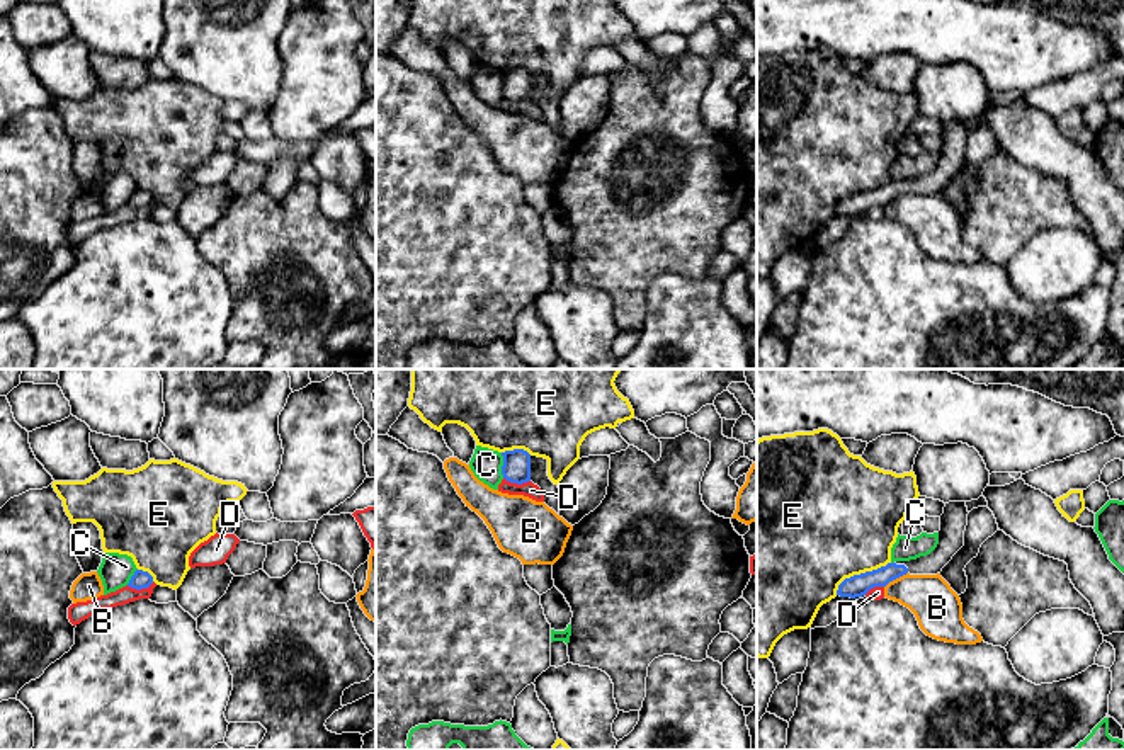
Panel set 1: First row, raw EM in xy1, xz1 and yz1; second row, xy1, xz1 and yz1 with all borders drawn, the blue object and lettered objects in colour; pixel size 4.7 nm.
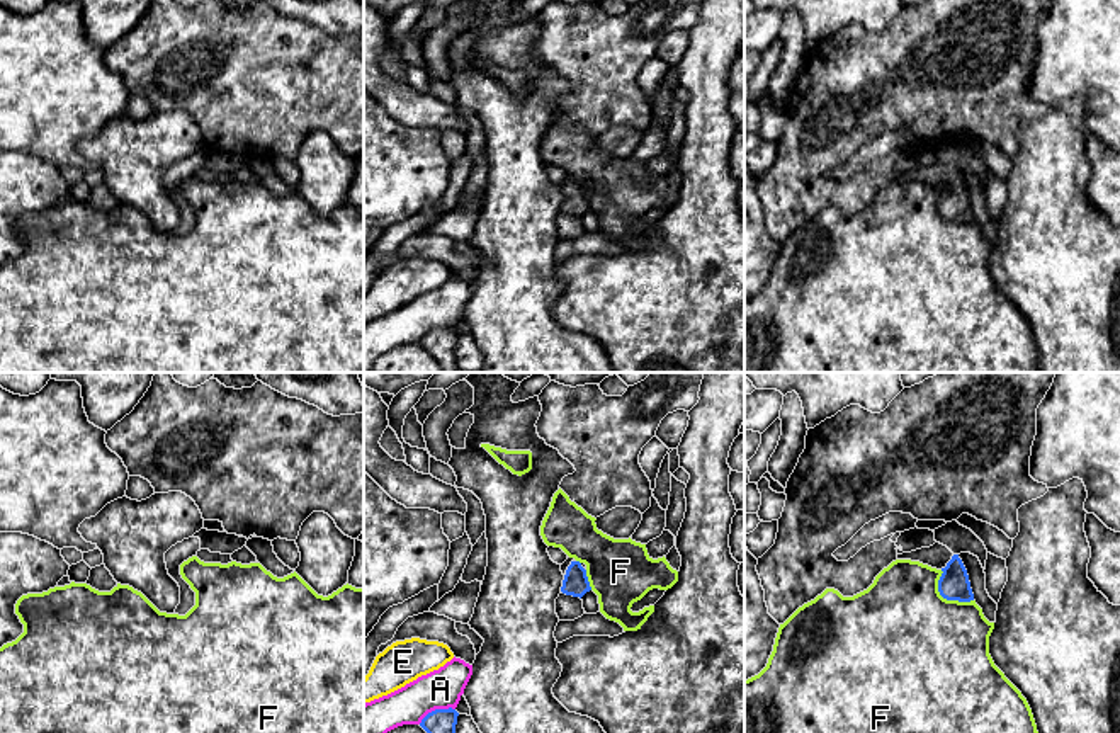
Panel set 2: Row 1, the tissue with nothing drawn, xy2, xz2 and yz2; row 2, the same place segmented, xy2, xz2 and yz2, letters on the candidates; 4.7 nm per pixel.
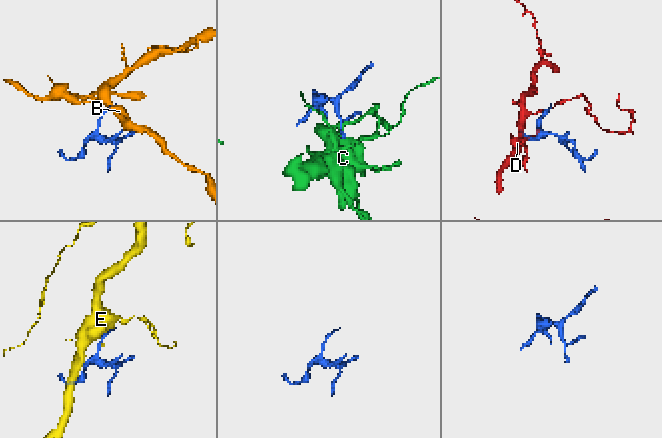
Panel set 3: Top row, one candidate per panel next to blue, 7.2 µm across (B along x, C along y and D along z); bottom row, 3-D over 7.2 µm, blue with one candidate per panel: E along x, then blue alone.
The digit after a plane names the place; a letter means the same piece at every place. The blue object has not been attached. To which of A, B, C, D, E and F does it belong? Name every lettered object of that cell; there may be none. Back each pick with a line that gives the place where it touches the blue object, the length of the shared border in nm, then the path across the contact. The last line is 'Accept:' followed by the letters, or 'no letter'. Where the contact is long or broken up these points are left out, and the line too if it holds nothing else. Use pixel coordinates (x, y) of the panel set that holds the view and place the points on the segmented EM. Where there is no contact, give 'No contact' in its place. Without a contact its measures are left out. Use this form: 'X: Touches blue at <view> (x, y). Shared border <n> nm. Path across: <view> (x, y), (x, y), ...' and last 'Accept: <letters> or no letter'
Accept: no letter

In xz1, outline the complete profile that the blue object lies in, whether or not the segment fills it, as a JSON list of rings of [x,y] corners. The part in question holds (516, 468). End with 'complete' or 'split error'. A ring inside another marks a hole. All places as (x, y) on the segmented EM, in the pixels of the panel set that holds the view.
[[[514,449],[502,452],[503,466],[502,474],[510,483],[527,483],[531,481],[531,454],[524,449]]] | complete

